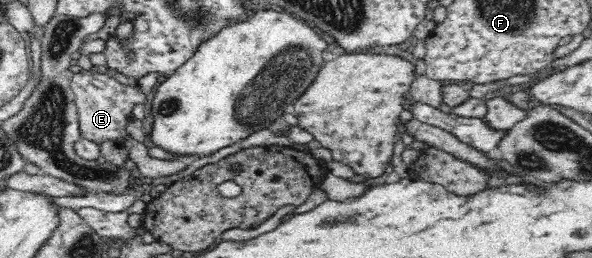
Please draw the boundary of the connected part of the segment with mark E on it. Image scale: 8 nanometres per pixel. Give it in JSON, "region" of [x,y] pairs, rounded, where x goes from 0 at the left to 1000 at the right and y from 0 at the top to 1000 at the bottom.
{"region":[[[139,267],[123,283],[120,341],[125,357],[125,391],[132,434],[133,504],[137,535],[164,554],[171,566],[176,543],[213,558],[223,550],[211,504],[218,461],[225,457],[225,415],[242,407],[247,368],[231,345],[231,329],[208,329],[188,291],[164,287],[154,271]]]}

